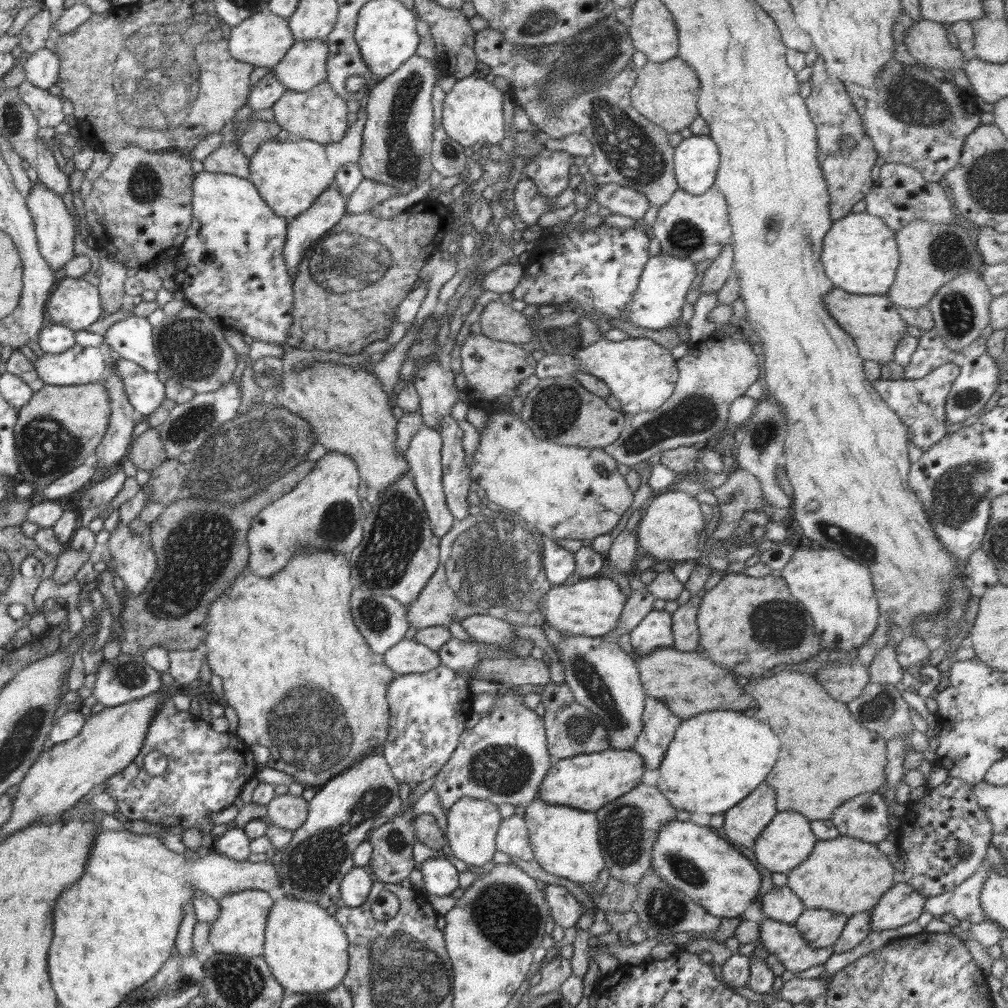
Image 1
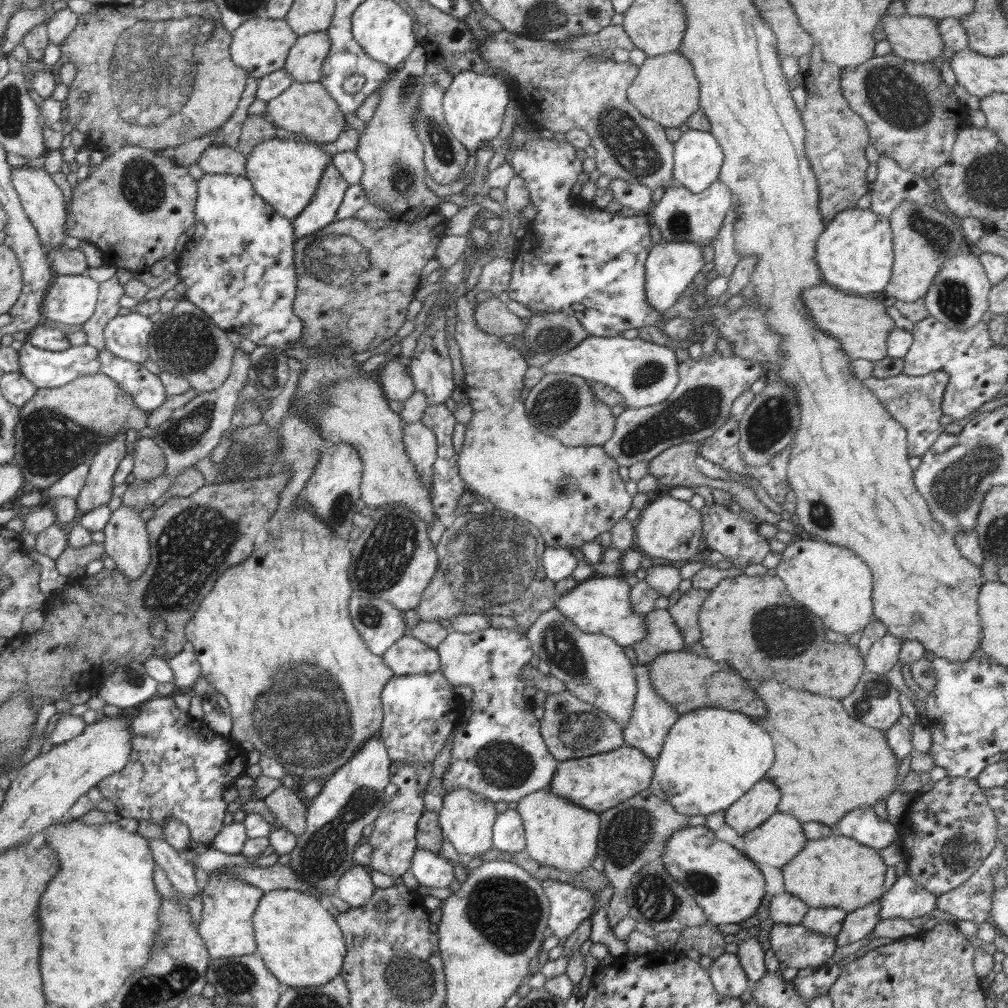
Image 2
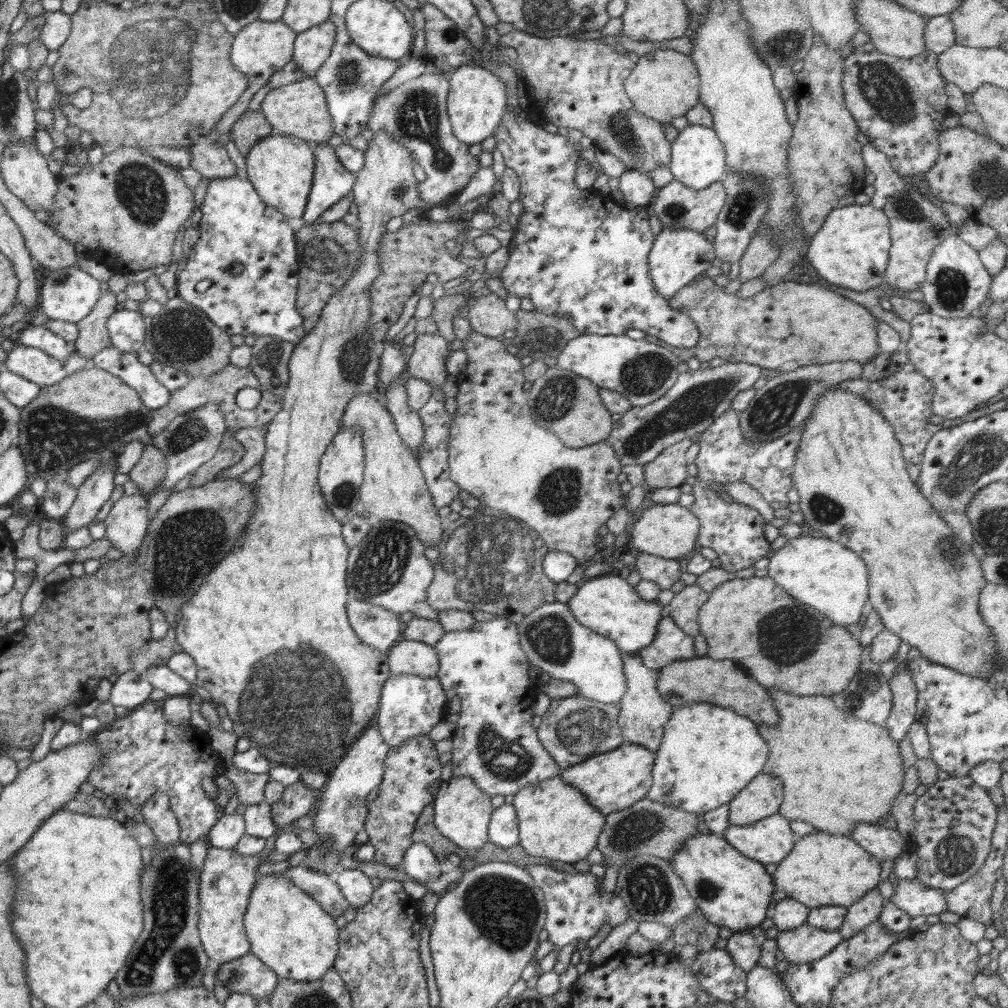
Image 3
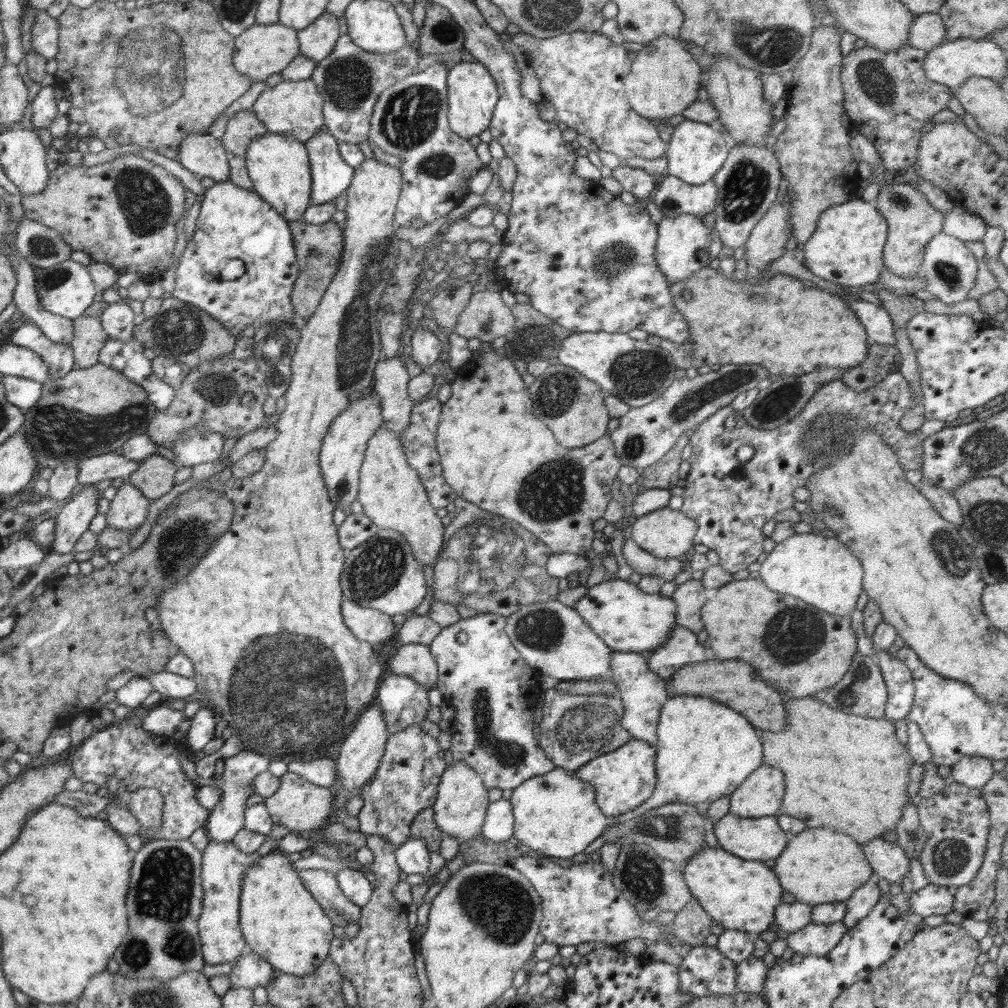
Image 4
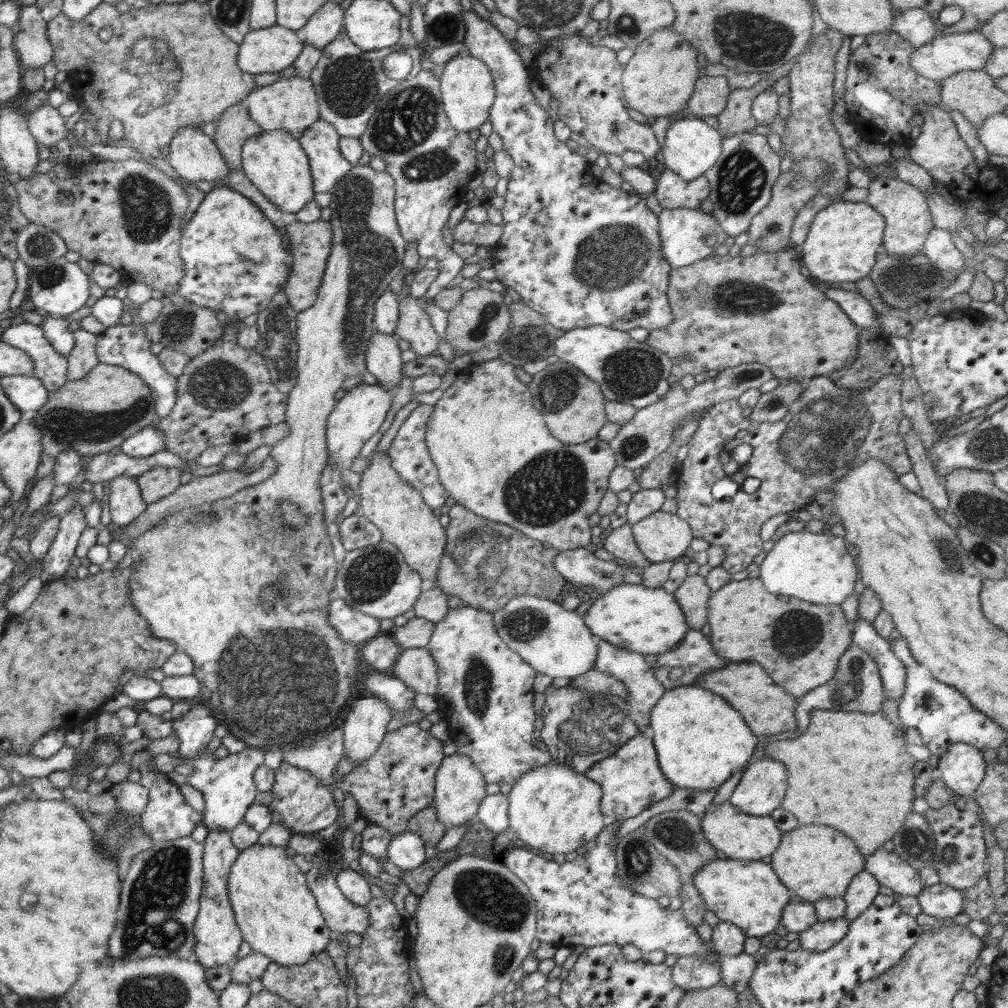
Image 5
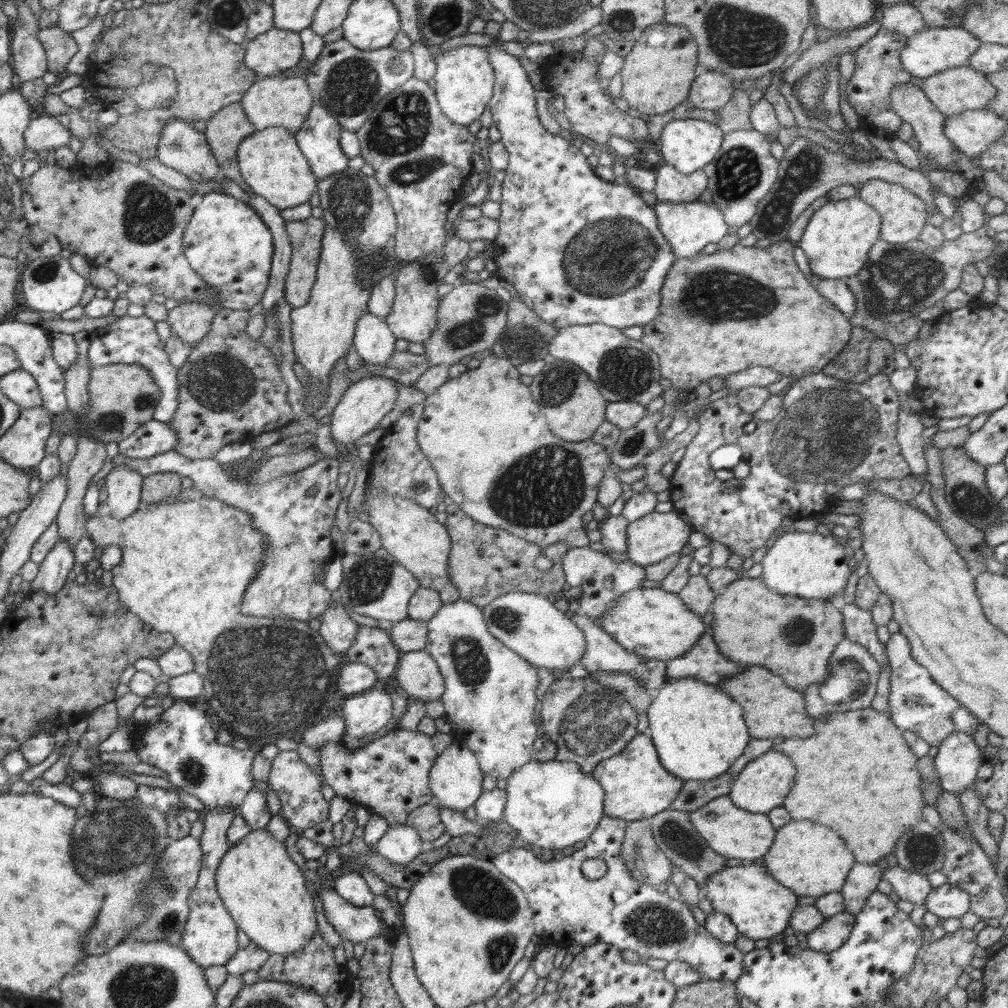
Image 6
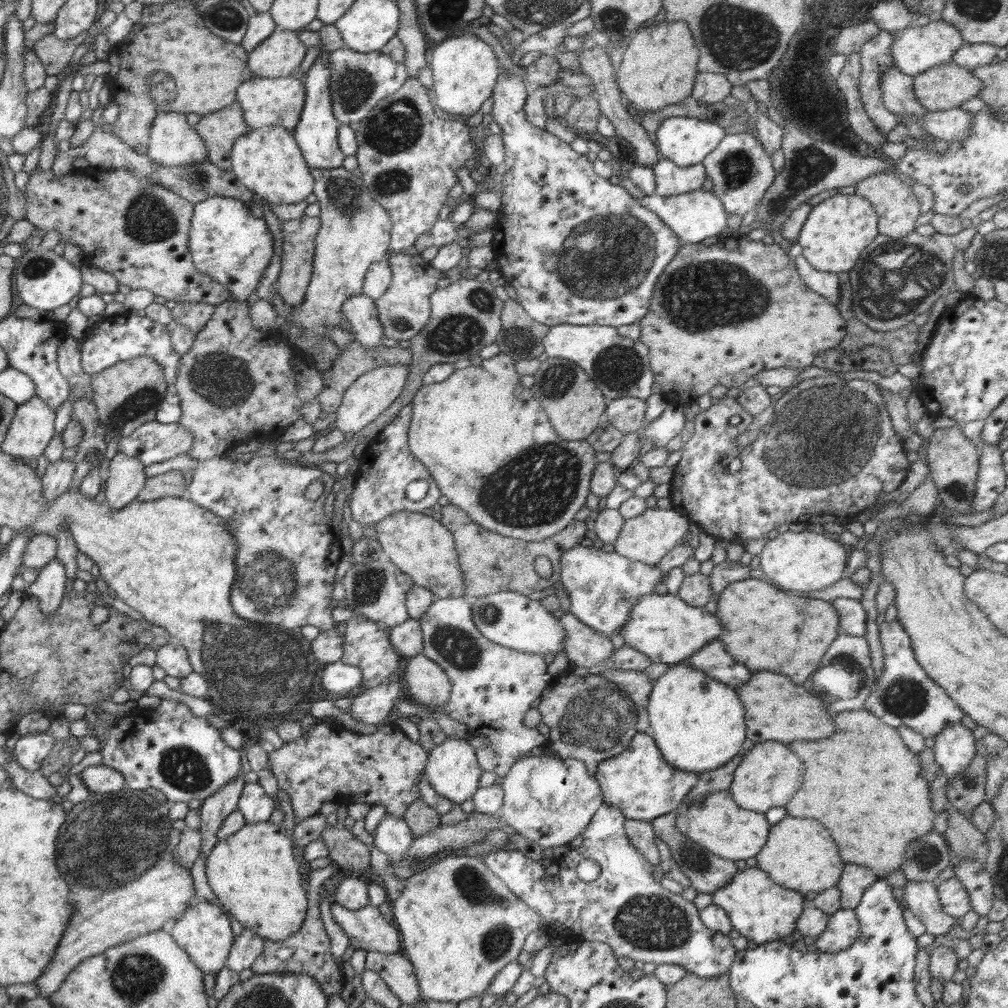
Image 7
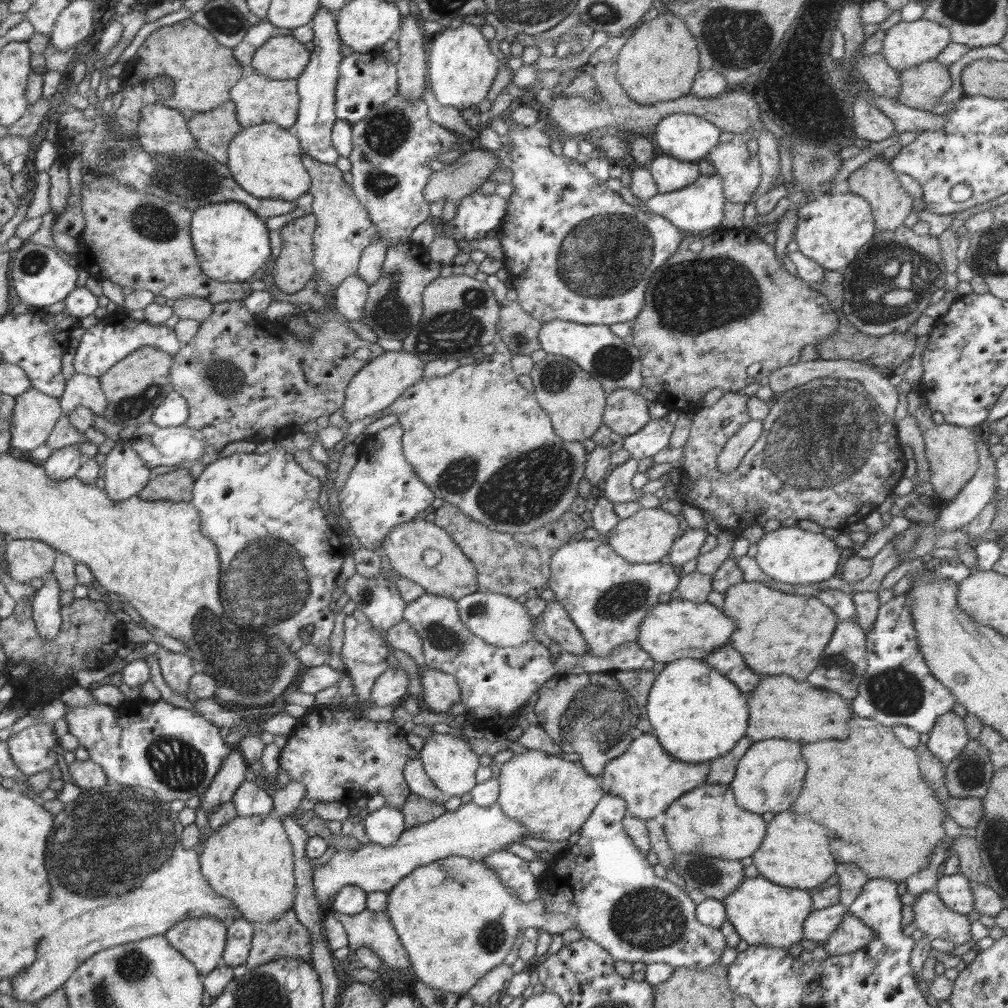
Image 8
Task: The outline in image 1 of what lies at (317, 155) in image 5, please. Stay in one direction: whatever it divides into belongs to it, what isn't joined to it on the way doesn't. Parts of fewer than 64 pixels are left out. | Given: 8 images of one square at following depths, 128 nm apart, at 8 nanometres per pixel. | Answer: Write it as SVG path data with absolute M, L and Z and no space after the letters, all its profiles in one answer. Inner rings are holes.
M332 184L326 189L311 208L287 224L284 262L292 280L298 275L306 250L345 216L345 200L338 188Z

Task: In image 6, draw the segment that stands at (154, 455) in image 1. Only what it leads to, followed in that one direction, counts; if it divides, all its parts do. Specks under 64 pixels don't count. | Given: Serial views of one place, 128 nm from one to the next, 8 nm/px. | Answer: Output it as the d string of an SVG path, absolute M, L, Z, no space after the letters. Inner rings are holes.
M157 472L144 477L141 488L141 504L156 504L158 502L174 500L182 488L180 476L175 472Z

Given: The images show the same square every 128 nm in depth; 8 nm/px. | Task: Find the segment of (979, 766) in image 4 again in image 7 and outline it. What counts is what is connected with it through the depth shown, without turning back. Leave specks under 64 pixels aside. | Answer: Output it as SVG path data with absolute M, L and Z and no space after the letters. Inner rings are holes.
M960 722L948 724L934 739L936 764L944 770L947 780L954 780L977 756L976 739L972 731Z

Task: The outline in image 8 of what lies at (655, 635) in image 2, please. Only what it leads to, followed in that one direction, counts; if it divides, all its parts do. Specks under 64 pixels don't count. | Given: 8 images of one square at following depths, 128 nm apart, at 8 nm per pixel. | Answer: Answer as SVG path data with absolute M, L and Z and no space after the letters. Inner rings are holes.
M724 644L708 654L703 658L703 662L712 666L711 668L722 676L726 676L742 692L754 691L754 686L761 680L750 668L746 668L746 664L742 662L742 656L730 644Z

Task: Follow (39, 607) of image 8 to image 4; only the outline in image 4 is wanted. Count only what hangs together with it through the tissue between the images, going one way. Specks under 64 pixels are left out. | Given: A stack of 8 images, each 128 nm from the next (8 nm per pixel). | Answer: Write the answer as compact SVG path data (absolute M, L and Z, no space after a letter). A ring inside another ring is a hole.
M92 483L83 487L61 509L57 509L54 517L55 538L48 548L49 552L73 553L76 541L98 514L100 496L103 496L102 492L96 488L96 483Z

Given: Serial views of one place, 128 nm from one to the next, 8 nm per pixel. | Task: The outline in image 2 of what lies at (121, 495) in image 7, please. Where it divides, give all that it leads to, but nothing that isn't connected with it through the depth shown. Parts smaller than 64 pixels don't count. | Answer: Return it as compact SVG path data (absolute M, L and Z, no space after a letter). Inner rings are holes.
M121 504L111 512L103 532L105 556L114 560L126 578L138 580L150 565L149 534L140 512Z

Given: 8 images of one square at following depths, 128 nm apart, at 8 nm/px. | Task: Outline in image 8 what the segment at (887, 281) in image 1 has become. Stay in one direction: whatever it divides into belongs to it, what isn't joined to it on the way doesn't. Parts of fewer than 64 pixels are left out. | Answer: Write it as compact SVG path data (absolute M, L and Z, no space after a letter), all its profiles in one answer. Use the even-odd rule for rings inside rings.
M825 194L798 209L794 239L798 251L825 270L842 271L856 258L858 250L872 240L876 230L871 205L862 197L847 194Z

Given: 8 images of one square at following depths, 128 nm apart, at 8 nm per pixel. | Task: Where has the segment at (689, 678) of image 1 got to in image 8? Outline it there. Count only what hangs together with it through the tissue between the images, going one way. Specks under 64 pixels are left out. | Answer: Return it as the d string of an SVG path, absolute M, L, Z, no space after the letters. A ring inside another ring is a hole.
M764 675L759 682L746 696L749 712L746 736L753 742L778 738L803 744L848 738L848 721L853 714L850 696L816 689L807 681L797 682L790 676Z

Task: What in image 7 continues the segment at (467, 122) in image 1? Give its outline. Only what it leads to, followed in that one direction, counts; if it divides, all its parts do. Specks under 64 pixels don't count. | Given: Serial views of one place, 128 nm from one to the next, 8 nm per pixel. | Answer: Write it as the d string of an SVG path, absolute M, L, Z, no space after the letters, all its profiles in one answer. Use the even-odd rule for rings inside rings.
M467 28L462 36L451 35L431 45L428 64L432 67L435 102L450 115L470 116L478 112L492 96L499 75L497 58L490 46Z

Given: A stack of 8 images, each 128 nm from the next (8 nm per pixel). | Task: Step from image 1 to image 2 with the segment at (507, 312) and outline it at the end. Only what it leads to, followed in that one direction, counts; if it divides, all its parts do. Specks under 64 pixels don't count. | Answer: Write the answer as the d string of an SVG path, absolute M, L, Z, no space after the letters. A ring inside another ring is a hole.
M497 295L476 304L473 318L477 327L489 335L517 336L519 338L524 334L526 324L522 318L507 309L506 305L507 303L500 301Z

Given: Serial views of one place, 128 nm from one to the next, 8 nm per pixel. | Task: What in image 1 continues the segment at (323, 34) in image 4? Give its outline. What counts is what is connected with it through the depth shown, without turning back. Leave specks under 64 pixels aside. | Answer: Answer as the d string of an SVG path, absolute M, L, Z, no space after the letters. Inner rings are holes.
M298 40L272 69L276 80L288 90L308 92L326 81L328 45L322 40Z

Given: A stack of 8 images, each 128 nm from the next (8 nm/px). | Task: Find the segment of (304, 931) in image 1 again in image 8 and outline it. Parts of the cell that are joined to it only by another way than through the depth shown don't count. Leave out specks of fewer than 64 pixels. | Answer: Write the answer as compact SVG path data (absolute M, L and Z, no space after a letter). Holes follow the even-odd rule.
M273 811L270 814L256 816L236 816L230 824L222 826L220 830L214 831L206 842L204 850L199 856L201 874L218 897L230 900L236 910L242 914L244 920L251 925L254 922L270 924L278 918L282 918L286 912L294 910L294 899L296 899L296 881L293 874L294 856L290 839L282 824L282 819Z

